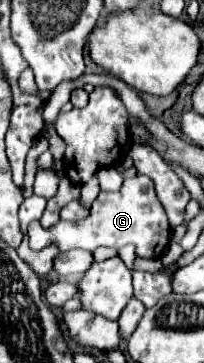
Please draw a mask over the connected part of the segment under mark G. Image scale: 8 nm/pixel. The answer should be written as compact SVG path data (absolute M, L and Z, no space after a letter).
M138 174L136 178L126 178L118 192L100 192L84 220L60 220L48 230L42 228L38 220L34 220L28 228L28 236L32 250L42 250L52 242L58 244L60 252L72 249L96 250L100 246L122 248L126 244L134 244L136 256L154 258L156 252L156 258L160 258L170 242L170 224L160 200L156 198L154 184L150 184L148 176Z

